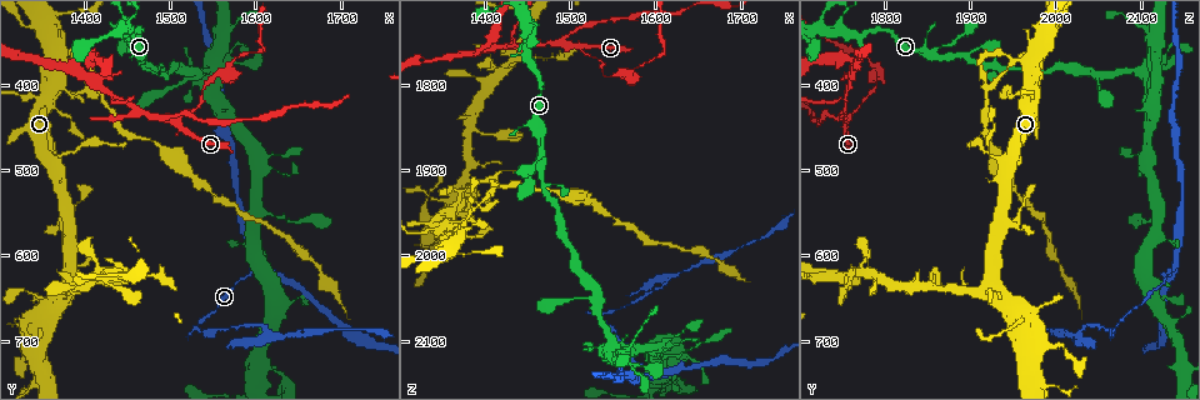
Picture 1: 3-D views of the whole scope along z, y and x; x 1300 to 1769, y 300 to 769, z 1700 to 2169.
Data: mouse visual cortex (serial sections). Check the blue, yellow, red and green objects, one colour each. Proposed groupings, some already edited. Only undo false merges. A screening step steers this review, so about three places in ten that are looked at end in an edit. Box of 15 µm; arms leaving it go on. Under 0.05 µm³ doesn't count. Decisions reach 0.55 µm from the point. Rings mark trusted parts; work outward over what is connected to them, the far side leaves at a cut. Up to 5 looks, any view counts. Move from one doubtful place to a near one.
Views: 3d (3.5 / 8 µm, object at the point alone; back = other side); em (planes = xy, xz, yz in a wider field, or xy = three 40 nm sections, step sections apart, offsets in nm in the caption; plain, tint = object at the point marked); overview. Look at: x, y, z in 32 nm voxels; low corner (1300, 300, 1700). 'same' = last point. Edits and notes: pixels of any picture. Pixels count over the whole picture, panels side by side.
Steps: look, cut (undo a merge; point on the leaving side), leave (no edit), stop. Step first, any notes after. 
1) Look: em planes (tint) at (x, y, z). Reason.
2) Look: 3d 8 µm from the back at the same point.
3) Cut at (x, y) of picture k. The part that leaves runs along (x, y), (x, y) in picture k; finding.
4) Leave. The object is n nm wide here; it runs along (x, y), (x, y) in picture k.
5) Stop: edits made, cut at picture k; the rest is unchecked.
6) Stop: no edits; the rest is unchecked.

Look: 3d 3.5 µm from the back at (1435, 410, 1755). Side arm on a straight run.

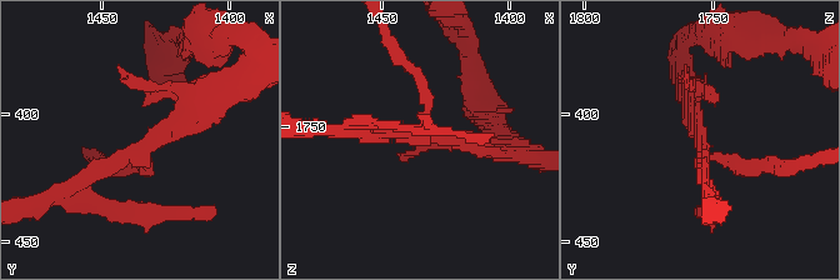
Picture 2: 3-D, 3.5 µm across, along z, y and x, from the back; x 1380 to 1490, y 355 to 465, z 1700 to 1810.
Look: em planes (tint) at (1436, 415, 1753). 3 arms meet here; the arms are 150, 200, 200 nm wide; now the EM.

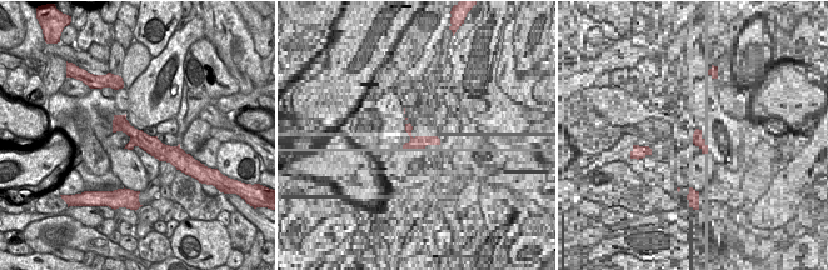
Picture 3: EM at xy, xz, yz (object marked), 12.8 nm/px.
Look: em xy step 5 (tint) at the same point.

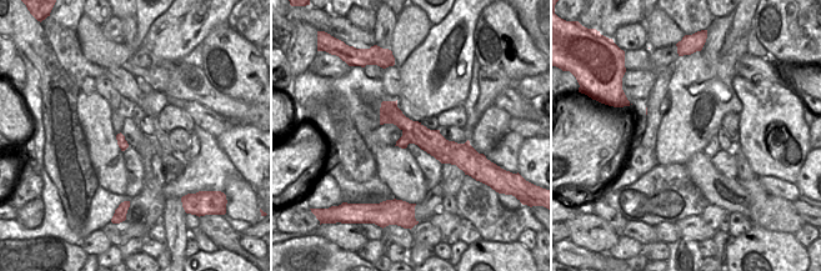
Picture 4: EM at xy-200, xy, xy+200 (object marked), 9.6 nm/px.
Leave. It runs along (384, 105), (439, 147), (464, 147) in picture 4; all the same cell.

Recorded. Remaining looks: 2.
Look: 3d 3.5 µm at (1540, 690, 2065). Abrupt turn.

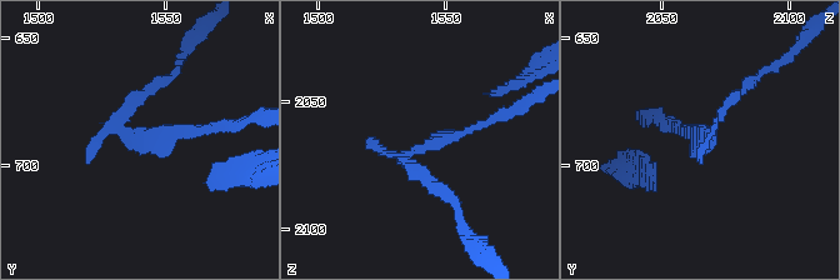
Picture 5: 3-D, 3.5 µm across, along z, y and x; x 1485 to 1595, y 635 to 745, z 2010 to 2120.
Look: em planes (tint) at (1540, 687, 2068). Now the EM.

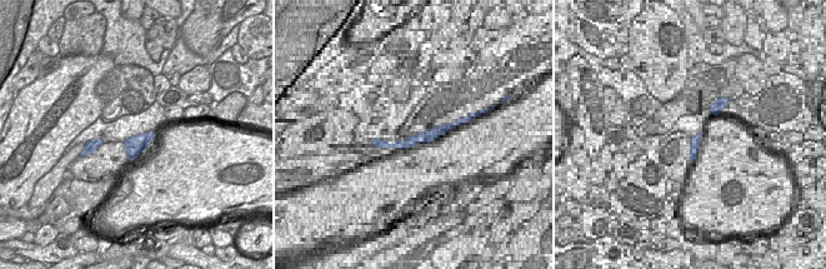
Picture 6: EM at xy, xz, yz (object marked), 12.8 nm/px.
Cut at (163, 129) of picture 5. The part that leaves runs along (126, 130), (169, 134), (238, 123) in picture 5; a second cell is stuck on.

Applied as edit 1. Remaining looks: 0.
Stop: edits made, cut at picture 5; the rest is unchecked.

